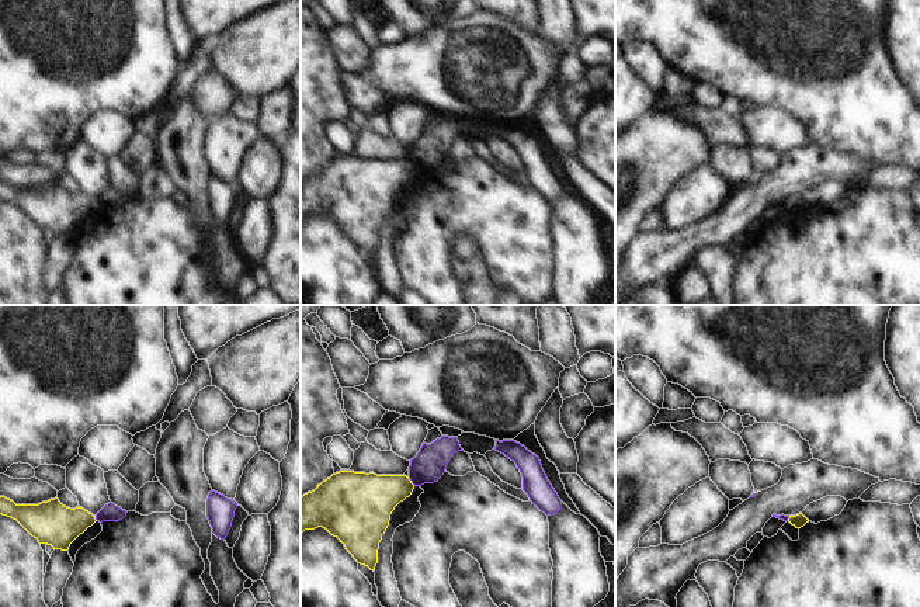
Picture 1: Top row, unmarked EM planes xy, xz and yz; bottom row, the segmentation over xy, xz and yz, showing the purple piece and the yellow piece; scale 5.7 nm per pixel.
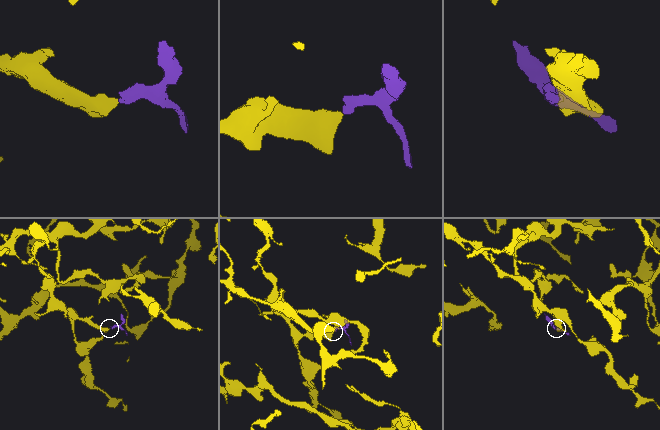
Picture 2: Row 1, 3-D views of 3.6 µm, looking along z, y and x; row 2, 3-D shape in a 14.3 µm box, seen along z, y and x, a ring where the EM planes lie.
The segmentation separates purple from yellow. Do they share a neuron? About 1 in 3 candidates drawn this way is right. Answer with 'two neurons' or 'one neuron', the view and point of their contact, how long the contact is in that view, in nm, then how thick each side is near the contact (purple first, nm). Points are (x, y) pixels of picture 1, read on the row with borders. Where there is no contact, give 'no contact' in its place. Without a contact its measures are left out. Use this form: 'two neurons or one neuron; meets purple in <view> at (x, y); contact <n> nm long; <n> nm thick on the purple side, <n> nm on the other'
two neurons; meets purple in xz at (410, 479); contact 70 nm long; 190 nm thick on the purple side, 280 nm on the other

